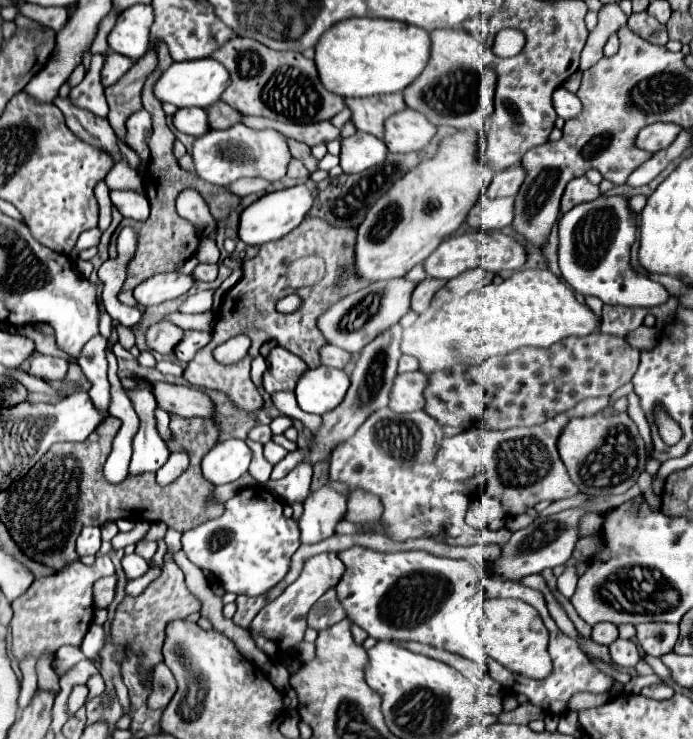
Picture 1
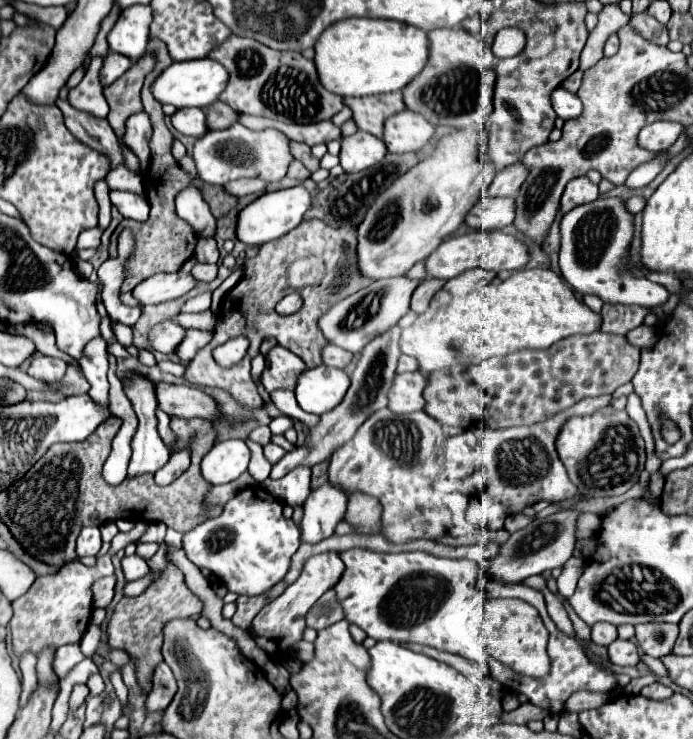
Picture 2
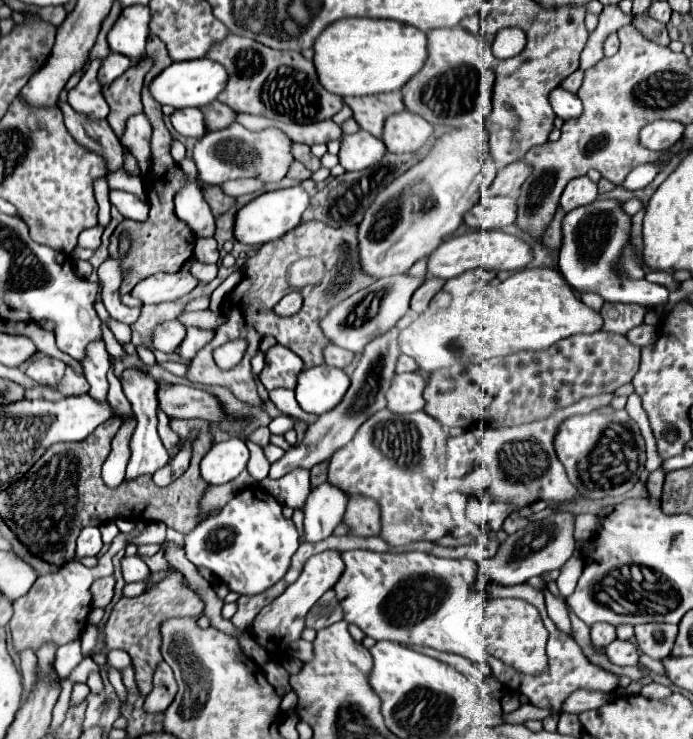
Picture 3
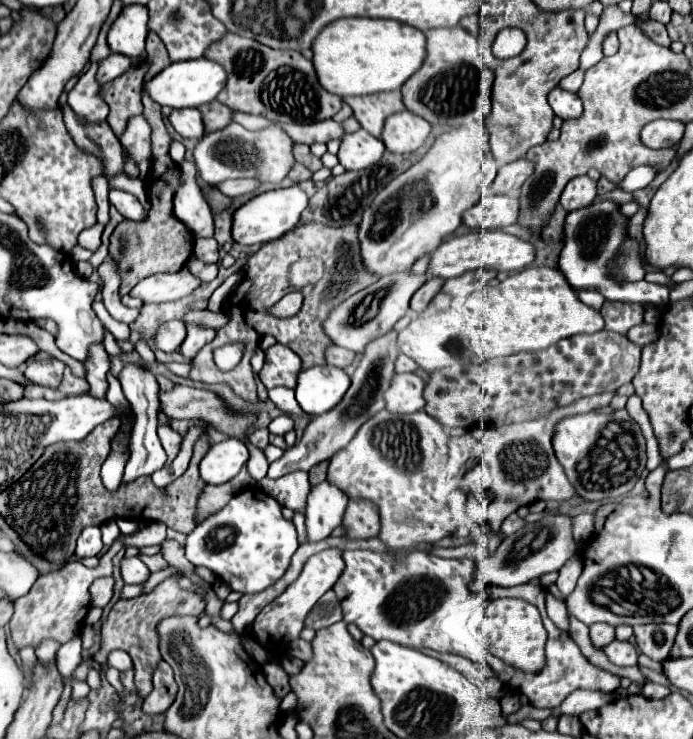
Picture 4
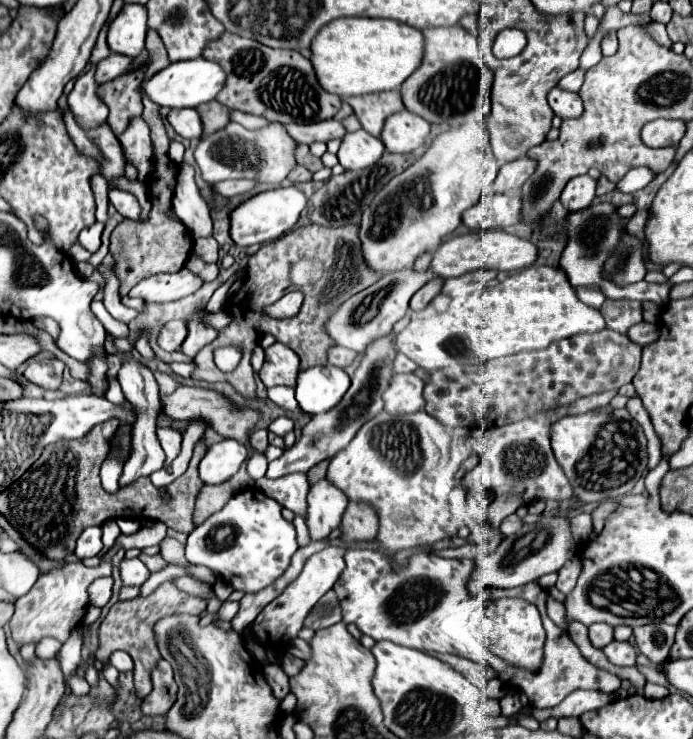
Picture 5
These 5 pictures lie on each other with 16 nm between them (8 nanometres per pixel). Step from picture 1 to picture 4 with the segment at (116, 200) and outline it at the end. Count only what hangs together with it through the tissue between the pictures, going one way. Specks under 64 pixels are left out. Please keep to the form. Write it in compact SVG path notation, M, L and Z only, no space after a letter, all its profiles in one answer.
M110 190L110 204L116 206L116 210L126 219L142 220L144 218L144 208L140 206L138 198L130 192Z

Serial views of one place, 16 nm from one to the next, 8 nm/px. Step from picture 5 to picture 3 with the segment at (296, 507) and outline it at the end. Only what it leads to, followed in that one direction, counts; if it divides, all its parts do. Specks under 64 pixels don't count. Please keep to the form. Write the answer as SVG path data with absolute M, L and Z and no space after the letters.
M298 468L292 474L286 474L277 480L267 477L259 484L282 506L288 506L292 510L304 510L304 502L310 494L310 472Z

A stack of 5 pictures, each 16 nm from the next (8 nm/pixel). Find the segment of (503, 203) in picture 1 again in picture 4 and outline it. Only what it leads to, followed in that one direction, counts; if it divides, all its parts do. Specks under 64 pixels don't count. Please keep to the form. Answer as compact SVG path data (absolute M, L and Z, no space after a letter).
M484 194L476 206L464 212L462 222L474 230L498 230L518 222L520 200L508 194Z

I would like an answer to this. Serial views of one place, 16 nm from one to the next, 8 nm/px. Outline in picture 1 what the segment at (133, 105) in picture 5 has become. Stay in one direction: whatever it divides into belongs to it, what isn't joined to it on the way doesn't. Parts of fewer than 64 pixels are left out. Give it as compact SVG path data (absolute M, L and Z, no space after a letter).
M152 50L128 70L128 76L124 76L124 80L118 80L116 84L112 84L112 88L104 88L104 96L110 106L110 114L106 118L120 140L124 140L126 134L124 124L128 116L132 116L142 108L140 92L146 76L156 68L156 62L158 62L156 52Z

